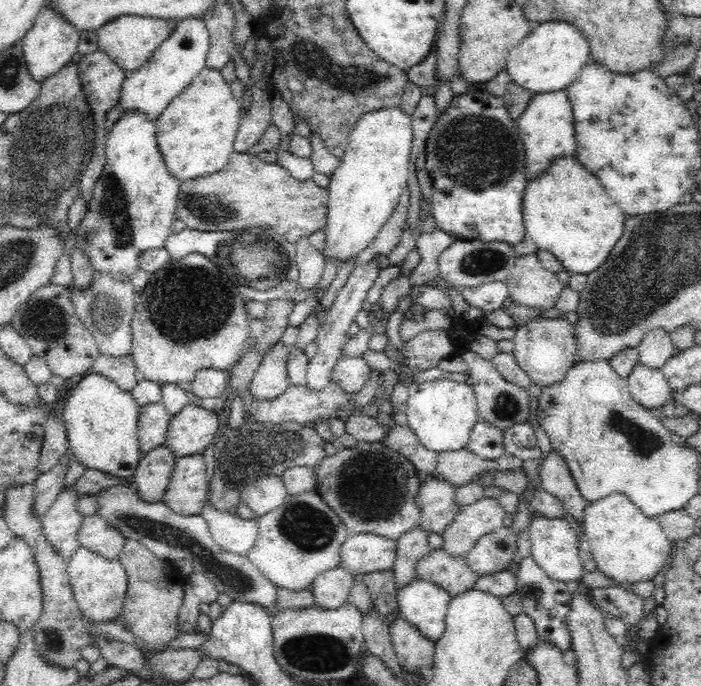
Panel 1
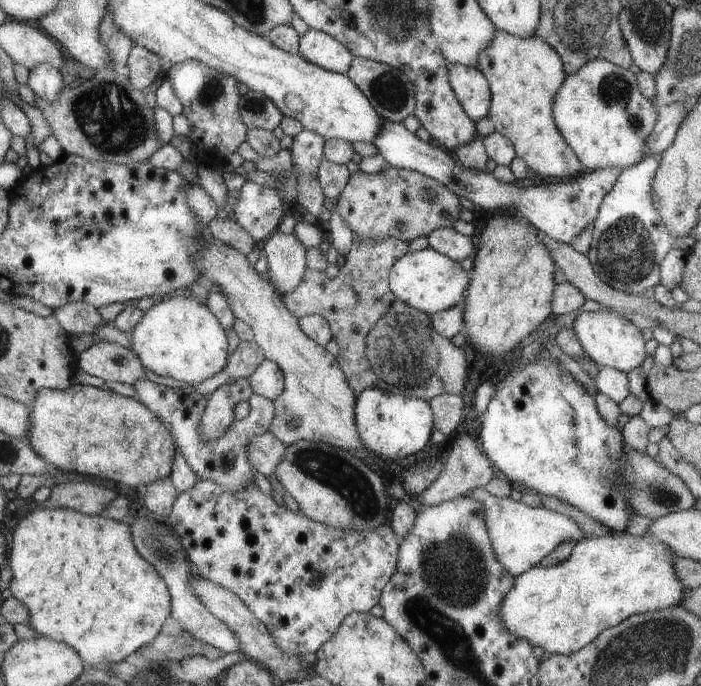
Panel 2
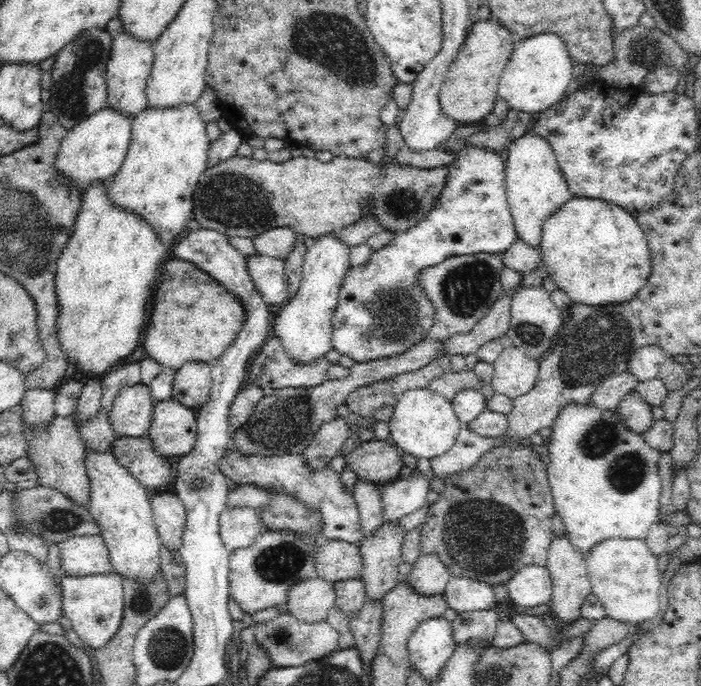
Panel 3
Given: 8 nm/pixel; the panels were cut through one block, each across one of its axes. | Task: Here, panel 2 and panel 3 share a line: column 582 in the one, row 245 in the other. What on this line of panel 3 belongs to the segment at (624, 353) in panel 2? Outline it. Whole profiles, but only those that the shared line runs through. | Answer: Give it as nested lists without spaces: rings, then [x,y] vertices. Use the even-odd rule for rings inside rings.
[[[335,233],[316,237],[314,244],[307,248],[300,289],[281,307],[273,323],[274,334],[280,338],[290,358],[310,362],[310,358],[325,356],[333,348],[331,318],[339,301],[344,278],[352,268],[349,255],[351,248]]]

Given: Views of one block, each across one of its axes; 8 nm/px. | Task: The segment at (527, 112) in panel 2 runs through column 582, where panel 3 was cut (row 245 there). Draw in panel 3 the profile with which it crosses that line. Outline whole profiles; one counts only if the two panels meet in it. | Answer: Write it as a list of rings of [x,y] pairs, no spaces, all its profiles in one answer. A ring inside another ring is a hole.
[[[195,102],[172,106],[172,108],[146,106],[133,120],[132,142],[128,148],[128,156],[113,177],[114,182],[108,186],[108,197],[112,199],[112,203],[148,221],[166,246],[174,245],[181,237],[184,226],[192,219],[194,191],[202,174],[208,168],[210,144],[212,140],[207,135],[206,122],[201,117]]]

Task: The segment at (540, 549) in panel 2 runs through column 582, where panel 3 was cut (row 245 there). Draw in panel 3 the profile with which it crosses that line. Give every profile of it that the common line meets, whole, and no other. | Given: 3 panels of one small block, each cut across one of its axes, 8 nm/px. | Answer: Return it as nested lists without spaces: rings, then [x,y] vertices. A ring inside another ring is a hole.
[[[533,129],[526,131],[521,138],[513,140],[507,148],[505,188],[514,226],[520,240],[530,246],[537,246],[540,242],[542,223],[559,210],[564,202],[573,198],[572,191],[568,189],[568,183],[550,143],[546,138],[534,133]]]

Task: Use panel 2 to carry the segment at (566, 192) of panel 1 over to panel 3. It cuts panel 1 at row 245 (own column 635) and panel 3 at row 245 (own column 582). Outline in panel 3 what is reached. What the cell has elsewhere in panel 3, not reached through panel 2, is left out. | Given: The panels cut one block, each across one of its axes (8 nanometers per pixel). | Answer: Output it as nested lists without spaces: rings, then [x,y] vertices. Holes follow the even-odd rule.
[[[573,196],[559,210],[542,223],[540,242],[542,266],[556,283],[557,289],[565,290],[573,302],[603,306],[626,302],[636,296],[651,274],[648,243],[635,216],[610,202],[598,198]]]

